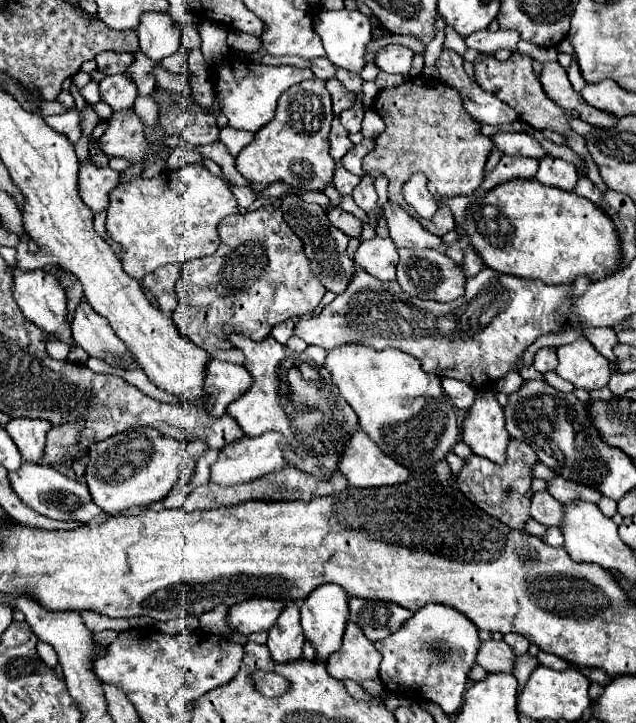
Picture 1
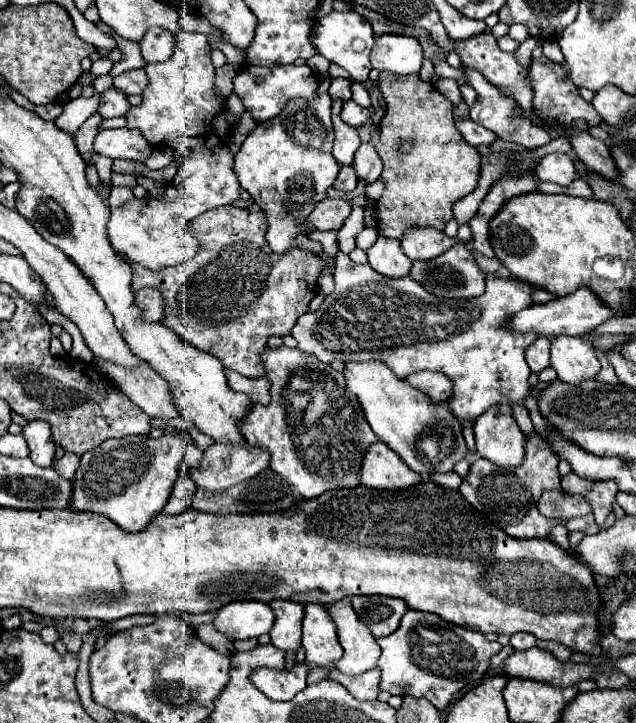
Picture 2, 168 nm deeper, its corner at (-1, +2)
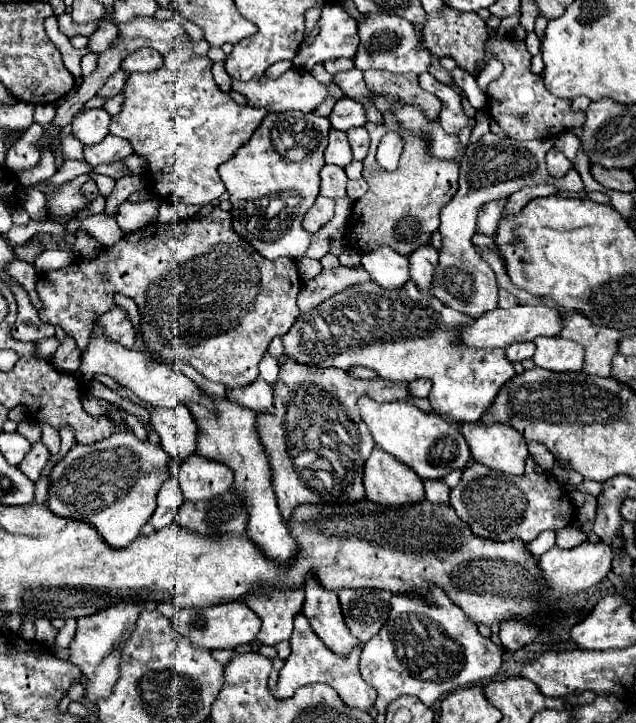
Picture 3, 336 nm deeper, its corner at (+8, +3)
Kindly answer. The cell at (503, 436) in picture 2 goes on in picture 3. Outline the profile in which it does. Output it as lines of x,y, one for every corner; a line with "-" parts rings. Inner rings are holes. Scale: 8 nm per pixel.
471,422
461,428
461,434
475,462
503,474
521,476
525,472
525,460
529,458
527,442
507,424
481,426

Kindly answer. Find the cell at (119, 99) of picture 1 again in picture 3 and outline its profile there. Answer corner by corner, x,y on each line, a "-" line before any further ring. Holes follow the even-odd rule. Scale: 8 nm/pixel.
83,108
71,122
73,136
83,146
99,144
109,134
109,120
111,116
103,108
93,108
93,110

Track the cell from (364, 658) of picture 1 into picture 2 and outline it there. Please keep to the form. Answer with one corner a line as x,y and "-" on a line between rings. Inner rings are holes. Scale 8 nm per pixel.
338,601
330,605
328,613
338,627
338,639
344,649
344,657
336,661
336,669
348,675
374,669
380,657
380,647
370,629
358,621
350,601

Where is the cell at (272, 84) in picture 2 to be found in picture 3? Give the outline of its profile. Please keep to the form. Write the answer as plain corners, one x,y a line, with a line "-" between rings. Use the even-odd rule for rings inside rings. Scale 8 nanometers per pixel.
289,68
277,80
271,80
267,76
255,76
255,80
249,80
247,84
235,80
233,82
233,90
245,94
251,106
261,106
261,108
267,108
269,112
287,112
287,110
313,112
327,96
333,96
337,100
343,98
343,92
341,92
339,86
335,86
335,84
321,84
307,70
303,70
303,68
301,70

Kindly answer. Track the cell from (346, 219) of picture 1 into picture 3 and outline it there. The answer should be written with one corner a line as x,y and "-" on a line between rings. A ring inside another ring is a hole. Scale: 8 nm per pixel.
319,196
313,204
313,208
305,214
303,218
303,228
307,232
317,232
319,228
323,228
331,218
333,218
333,208
335,208
335,202
331,198
323,198

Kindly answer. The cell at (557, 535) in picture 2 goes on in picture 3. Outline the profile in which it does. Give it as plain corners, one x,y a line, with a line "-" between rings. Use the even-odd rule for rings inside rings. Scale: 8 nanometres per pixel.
567,526
557,532
557,546
559,548
573,548
577,544
583,544
585,540
587,540
587,536
581,532
579,526

